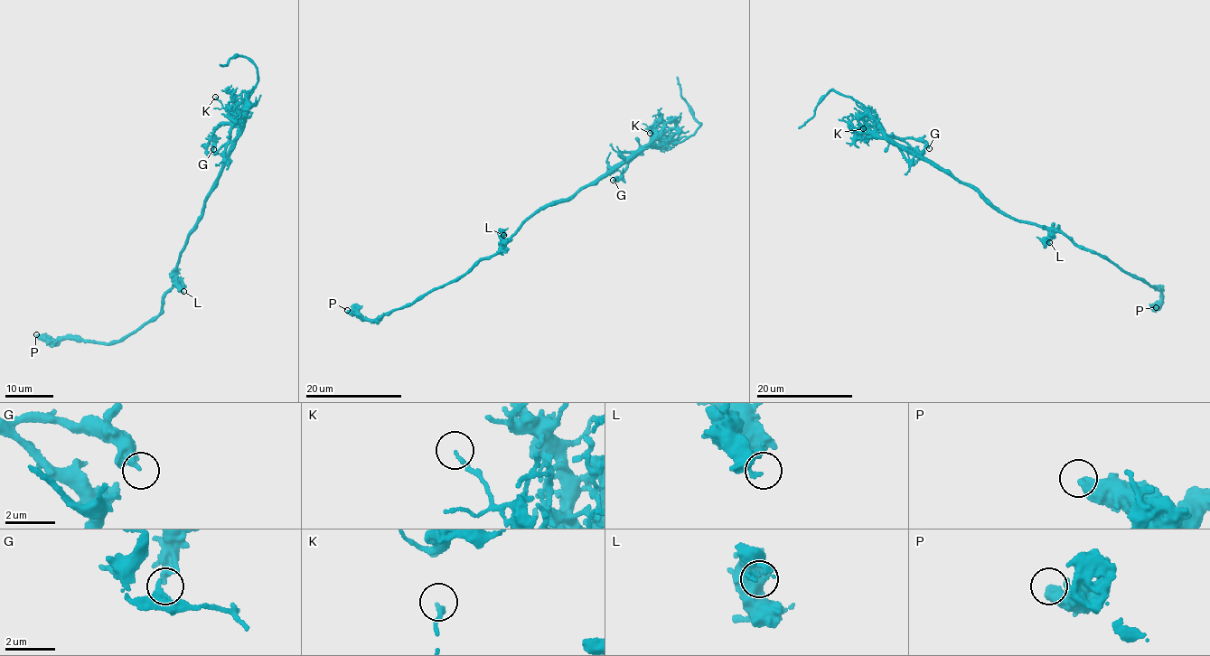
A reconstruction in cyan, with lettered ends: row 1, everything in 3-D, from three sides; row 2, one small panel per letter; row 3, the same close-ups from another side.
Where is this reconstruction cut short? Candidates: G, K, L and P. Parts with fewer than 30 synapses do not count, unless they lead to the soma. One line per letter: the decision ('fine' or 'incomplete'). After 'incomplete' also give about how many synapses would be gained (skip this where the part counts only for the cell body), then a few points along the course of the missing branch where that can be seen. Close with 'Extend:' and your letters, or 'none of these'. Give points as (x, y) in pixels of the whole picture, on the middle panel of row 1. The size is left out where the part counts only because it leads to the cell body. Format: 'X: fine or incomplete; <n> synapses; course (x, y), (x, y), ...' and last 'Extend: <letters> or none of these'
G: fine
K: fine
L: fine
P: fine
Extend: none of these

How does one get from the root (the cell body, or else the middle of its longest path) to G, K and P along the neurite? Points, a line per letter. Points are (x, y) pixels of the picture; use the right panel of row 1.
G: (996, 207), (969, 184), (909, 154), (886, 136), (901, 140), (919, 139), (929, 148)
K: (996, 207), (969, 184), (909, 154), (882, 131), (864, 136), (863, 128)
P: (996, 207), (1017, 220), (1055, 228), (1079, 246), (1101, 255), (1124, 272), (1159, 290), (1163, 298), (1156, 307)

